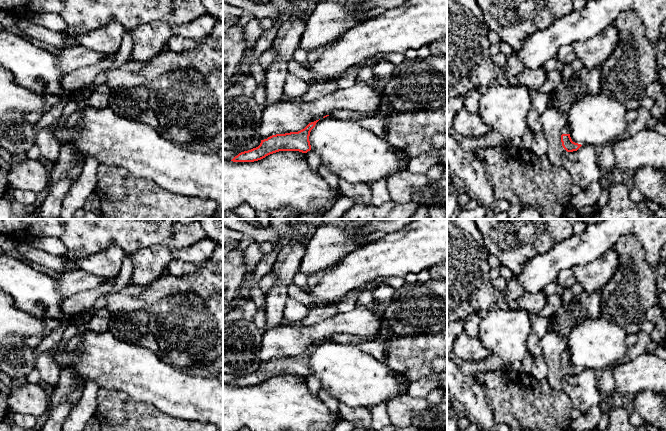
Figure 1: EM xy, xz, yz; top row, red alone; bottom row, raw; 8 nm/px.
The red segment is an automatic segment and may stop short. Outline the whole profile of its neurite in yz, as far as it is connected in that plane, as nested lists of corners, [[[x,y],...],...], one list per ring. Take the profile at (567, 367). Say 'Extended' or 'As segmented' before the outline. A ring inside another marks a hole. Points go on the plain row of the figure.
Extended. [[[566,350],[562,356],[561,366],[562,366],[563,372],[567,376],[577,375],[582,370],[581,368],[578,368],[572,365],[570,361],[570,353],[568,350]]]

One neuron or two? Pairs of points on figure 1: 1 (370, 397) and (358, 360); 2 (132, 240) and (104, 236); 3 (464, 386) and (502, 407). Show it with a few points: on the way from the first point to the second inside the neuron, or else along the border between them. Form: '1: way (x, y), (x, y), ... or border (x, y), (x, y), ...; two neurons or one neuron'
1: way (369, 388), (358, 377), (358, 369); one neuron
2: way (125, 236), (111, 236); one neuron
3: border (470, 380), (483, 390), (487, 404), (495, 419); two neurons

